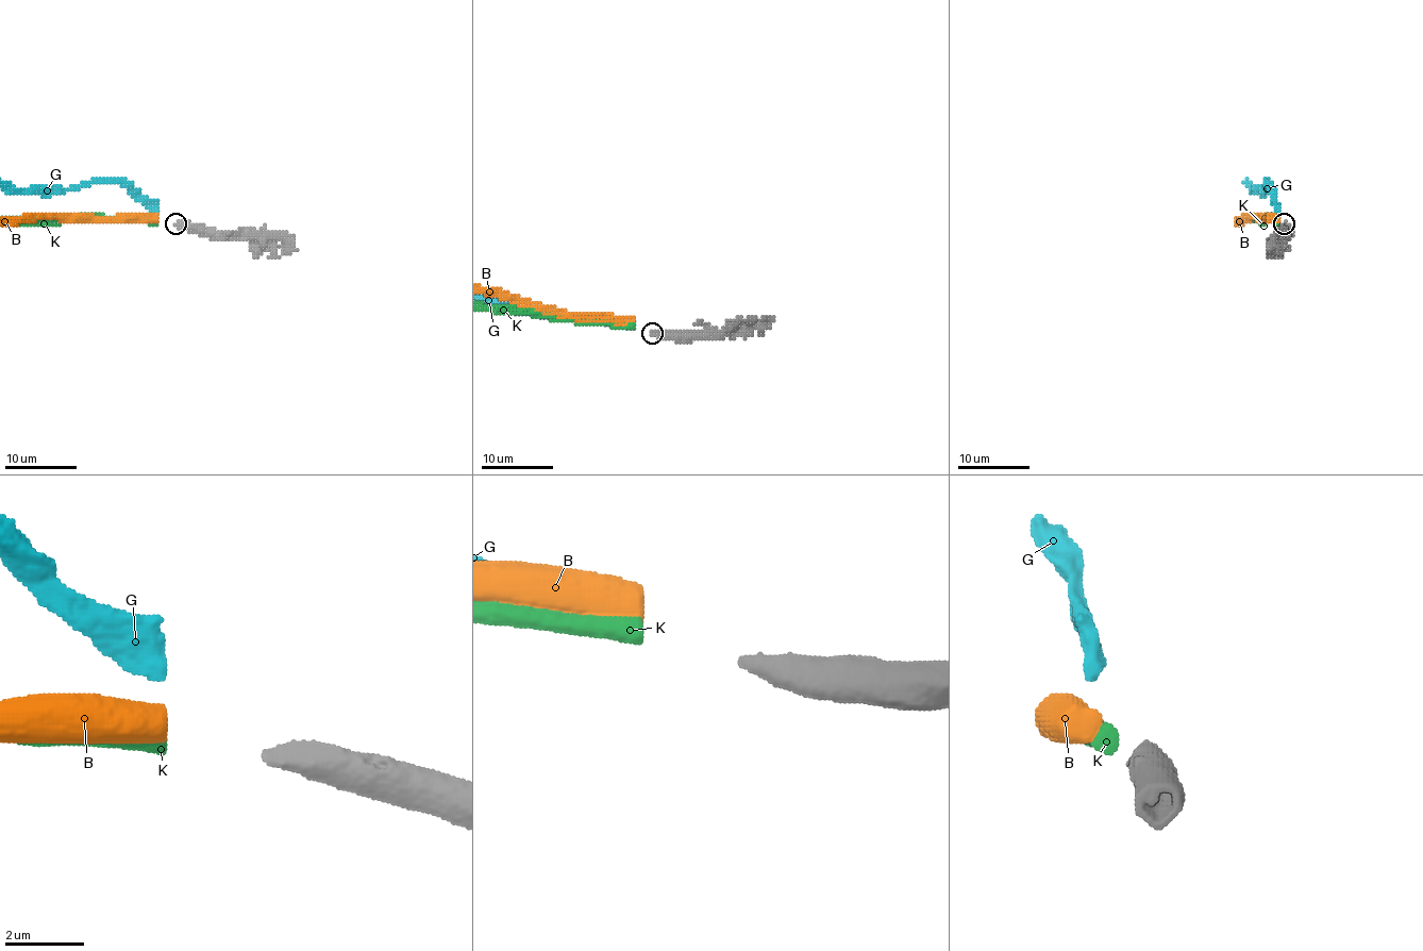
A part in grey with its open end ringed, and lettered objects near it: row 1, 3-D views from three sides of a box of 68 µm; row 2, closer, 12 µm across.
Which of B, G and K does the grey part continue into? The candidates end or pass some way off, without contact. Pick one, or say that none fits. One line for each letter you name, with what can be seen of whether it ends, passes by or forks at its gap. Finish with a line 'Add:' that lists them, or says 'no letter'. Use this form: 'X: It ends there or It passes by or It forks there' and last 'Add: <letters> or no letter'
B: It ends there
Add: B

